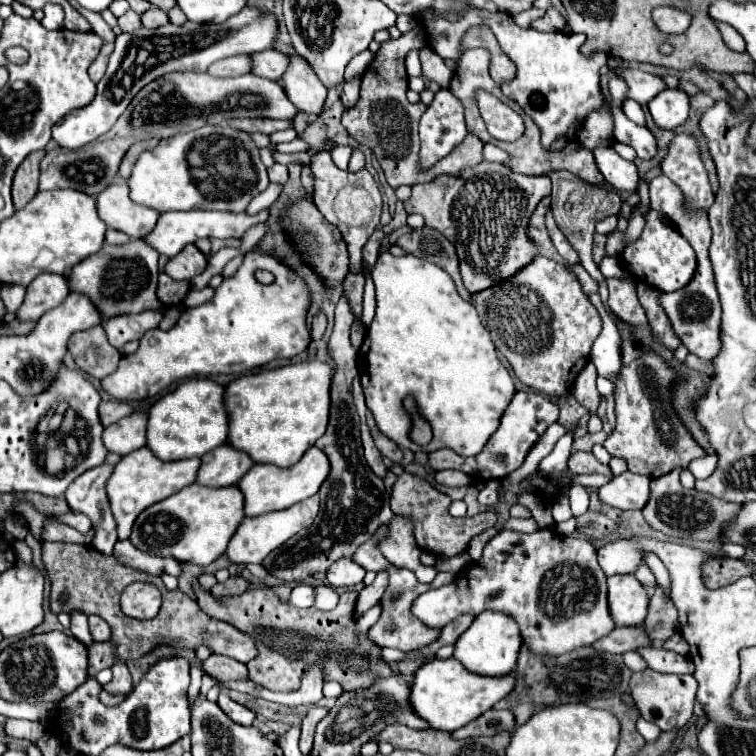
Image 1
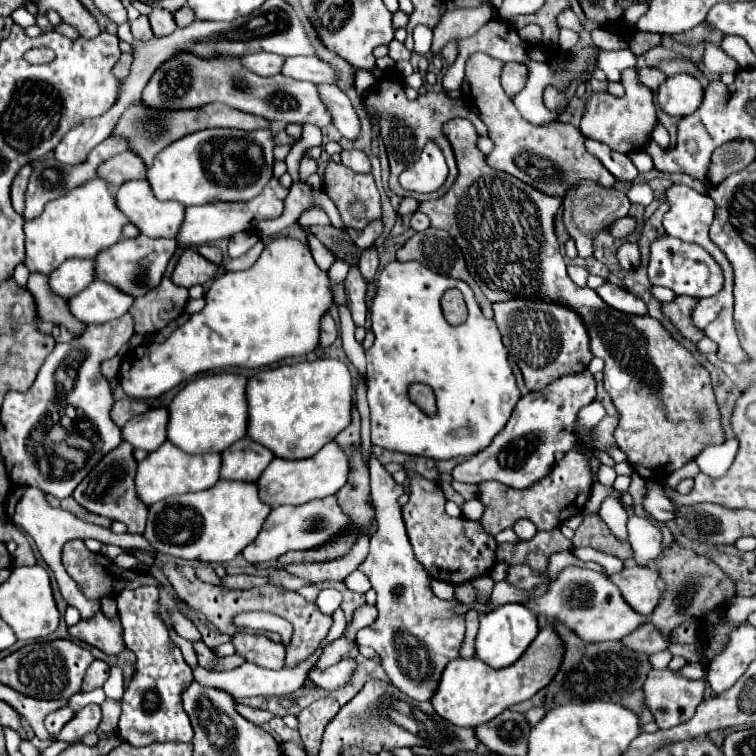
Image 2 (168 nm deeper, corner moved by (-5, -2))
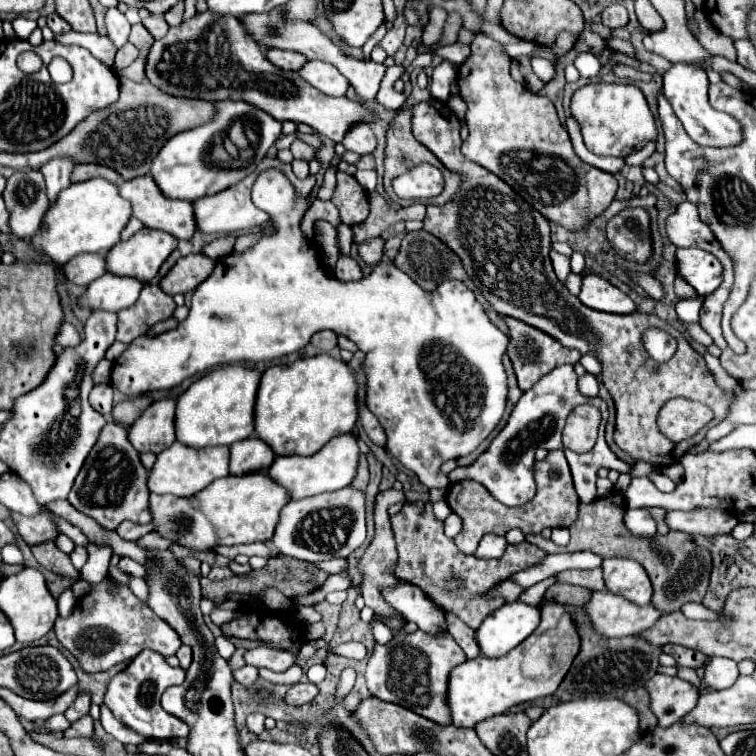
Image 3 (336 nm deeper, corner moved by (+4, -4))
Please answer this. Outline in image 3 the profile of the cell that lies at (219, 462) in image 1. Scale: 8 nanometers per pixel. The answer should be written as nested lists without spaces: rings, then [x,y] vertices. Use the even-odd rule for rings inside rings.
[[[258,437],[230,445],[230,475],[246,475],[254,471],[266,471],[274,461],[272,449]]]

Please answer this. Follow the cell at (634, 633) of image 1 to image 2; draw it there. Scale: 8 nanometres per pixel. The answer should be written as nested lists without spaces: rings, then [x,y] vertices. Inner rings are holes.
[[[645,623],[643,627],[627,635],[623,643],[627,643],[627,647],[631,647],[633,651],[645,651],[647,655],[651,655],[669,647],[669,635],[663,635],[653,623]]]

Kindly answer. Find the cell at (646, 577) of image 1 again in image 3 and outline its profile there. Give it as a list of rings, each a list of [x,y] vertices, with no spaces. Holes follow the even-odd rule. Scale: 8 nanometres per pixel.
[[[626,509],[624,523],[626,523],[626,529],[634,537],[652,537],[652,535],[656,535],[656,521],[644,509]]]

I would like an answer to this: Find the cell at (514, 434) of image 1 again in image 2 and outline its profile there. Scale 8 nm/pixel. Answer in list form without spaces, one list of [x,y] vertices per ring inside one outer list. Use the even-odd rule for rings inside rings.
[[[587,369],[581,373],[555,379],[555,383],[547,385],[543,391],[527,393],[525,397],[519,399],[511,419],[507,421],[505,429],[499,431],[493,443],[481,453],[473,455],[471,459],[459,463],[451,473],[453,479],[463,483],[481,483],[495,479],[513,489],[529,489],[543,477],[547,477],[553,465],[555,451],[579,451],[589,459],[591,479],[593,483],[597,483],[597,471],[601,467],[601,461],[595,455],[593,445],[595,431],[577,425],[579,409],[589,405],[593,399],[595,399],[595,379]]]

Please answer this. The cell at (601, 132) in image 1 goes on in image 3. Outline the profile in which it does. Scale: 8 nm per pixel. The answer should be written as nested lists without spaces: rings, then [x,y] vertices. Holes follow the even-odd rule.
[[[584,85],[572,95],[572,117],[578,121],[584,143],[600,157],[628,157],[640,151],[650,139],[656,139],[656,123],[642,91],[634,85]]]

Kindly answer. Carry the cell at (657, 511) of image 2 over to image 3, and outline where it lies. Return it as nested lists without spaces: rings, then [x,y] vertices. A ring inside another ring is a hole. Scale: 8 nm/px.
[[[696,509],[696,511],[668,511],[664,517],[666,525],[674,531],[700,533],[700,535],[718,535],[730,533],[738,517],[736,513],[726,513],[718,509]]]

